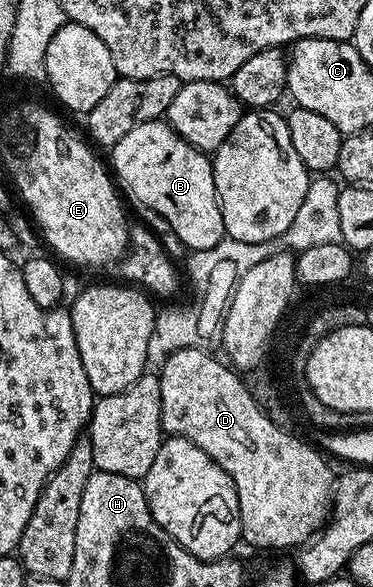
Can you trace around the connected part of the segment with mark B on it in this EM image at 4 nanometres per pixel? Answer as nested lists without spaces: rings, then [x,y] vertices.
[[[162,119],[151,123],[139,123],[139,127],[123,135],[123,139],[119,139],[119,143],[111,147],[111,153],[113,153],[111,169],[123,189],[123,184],[125,184],[124,192],[126,194],[129,192],[138,206],[146,205],[171,223],[172,230],[179,235],[186,250],[194,251],[215,247],[225,237],[223,215],[215,191],[215,175],[210,154],[201,153],[195,147],[191,147],[191,143],[187,143],[187,139],[179,136],[170,127],[168,121]]]

